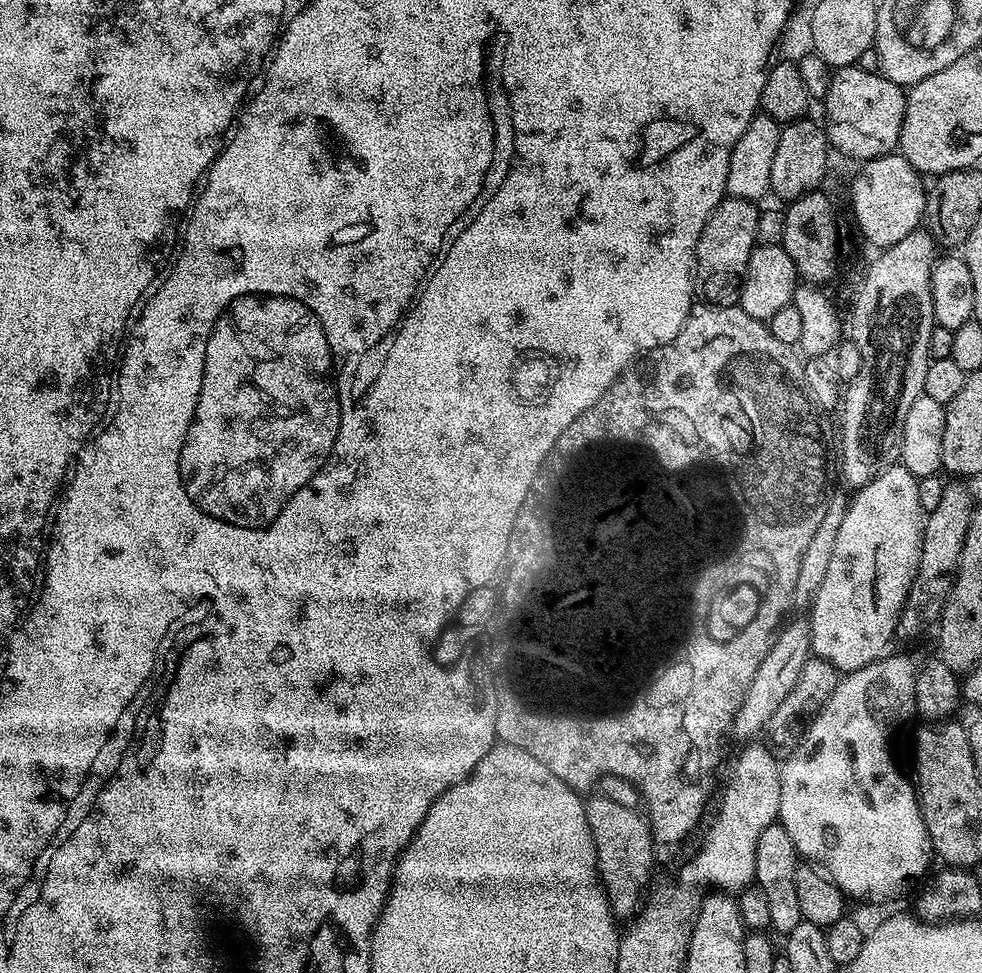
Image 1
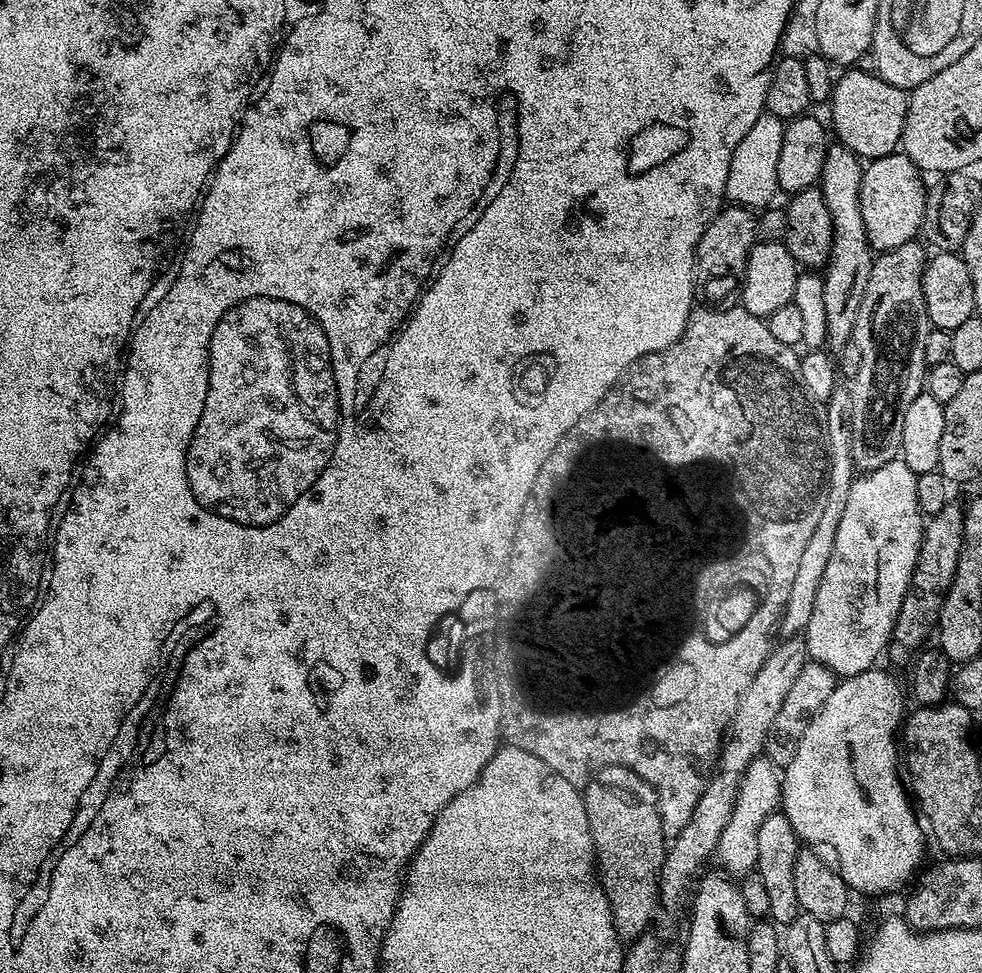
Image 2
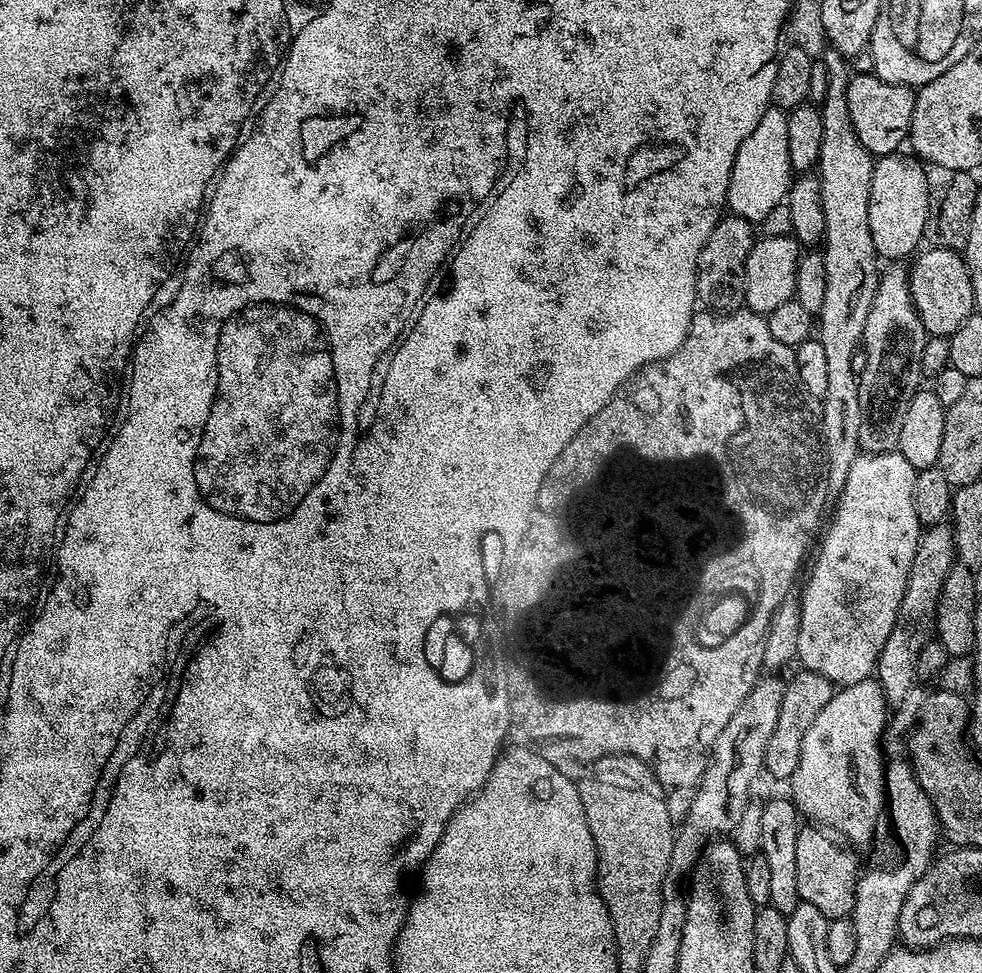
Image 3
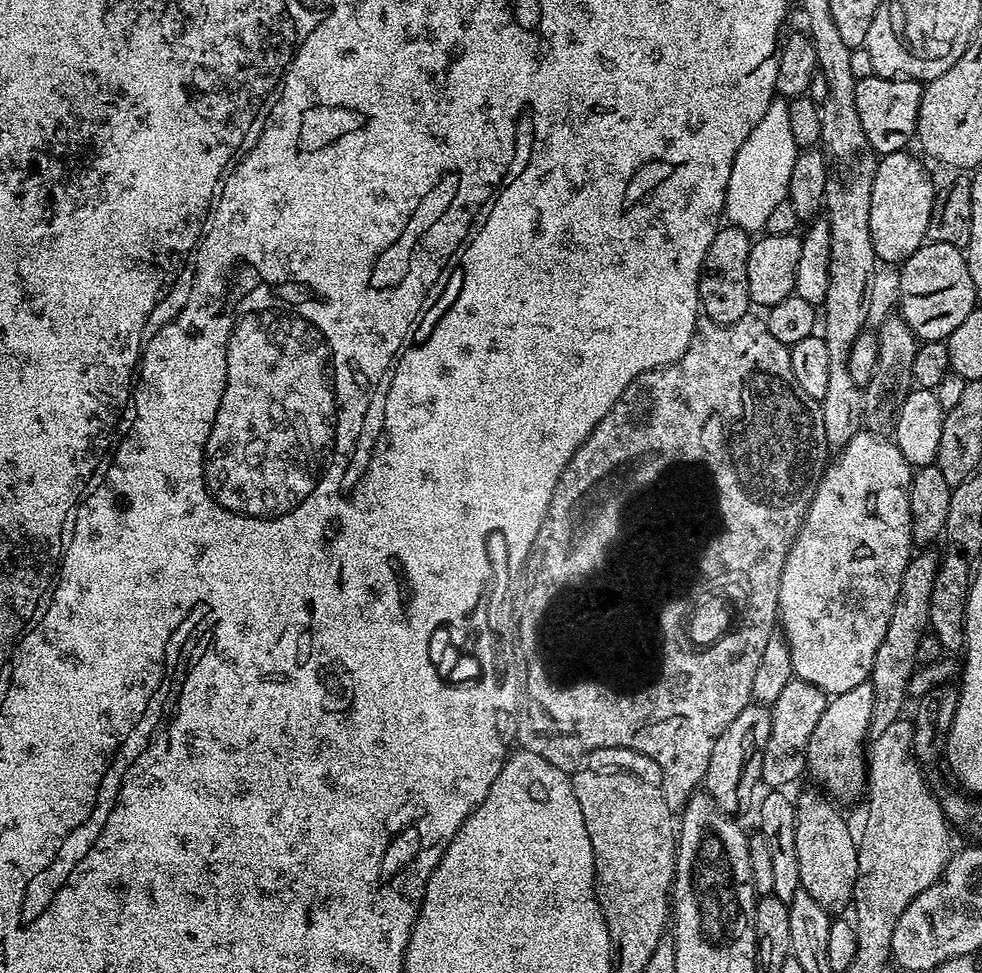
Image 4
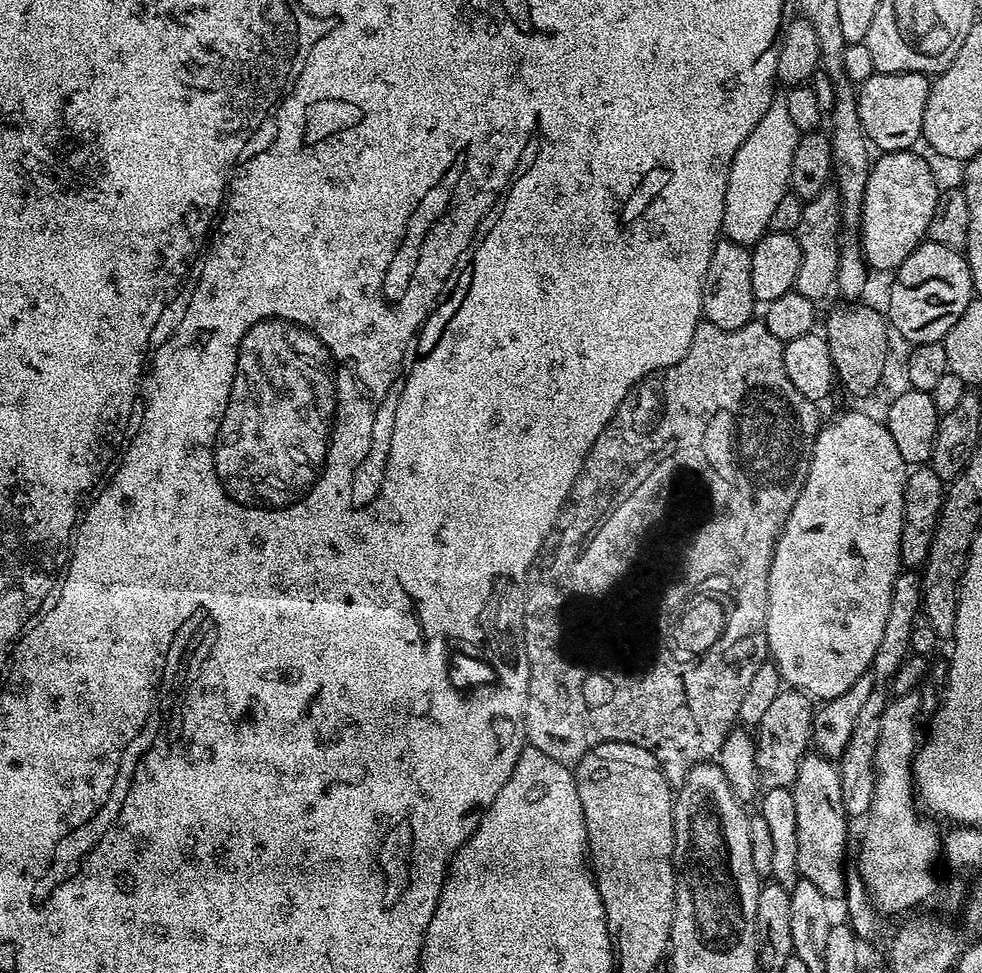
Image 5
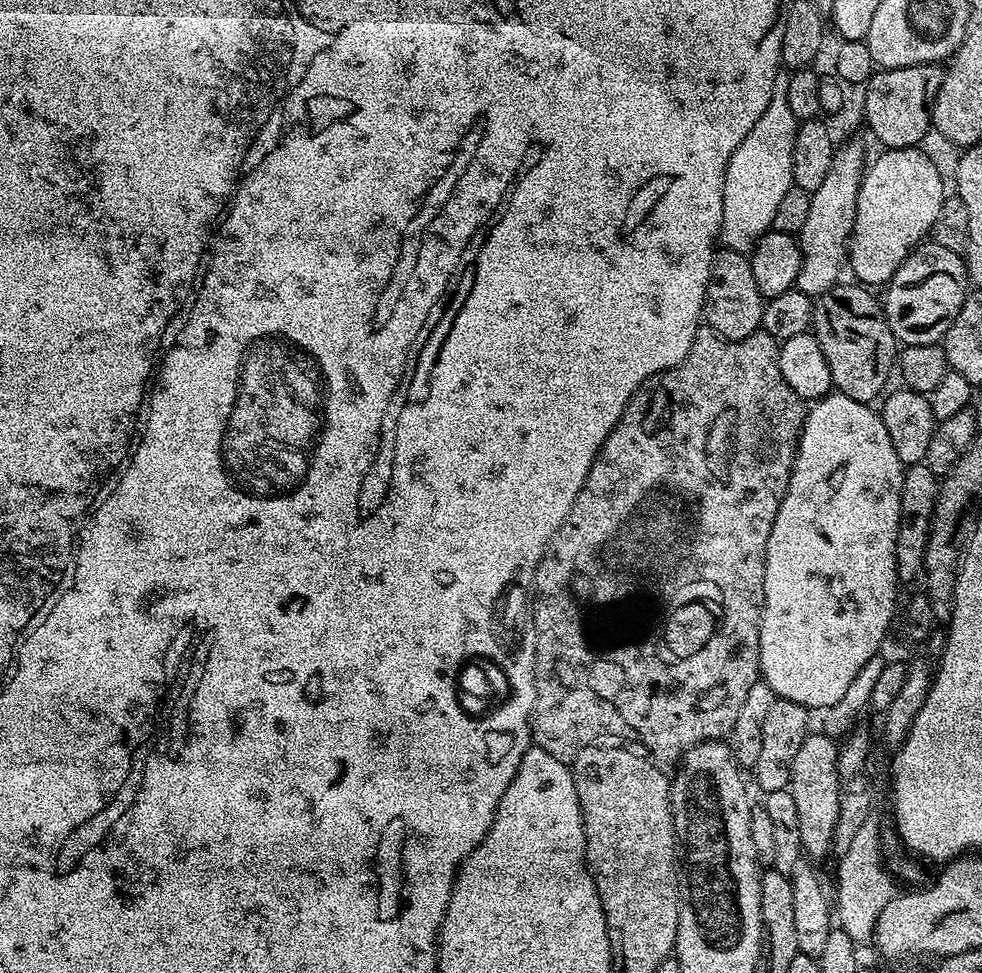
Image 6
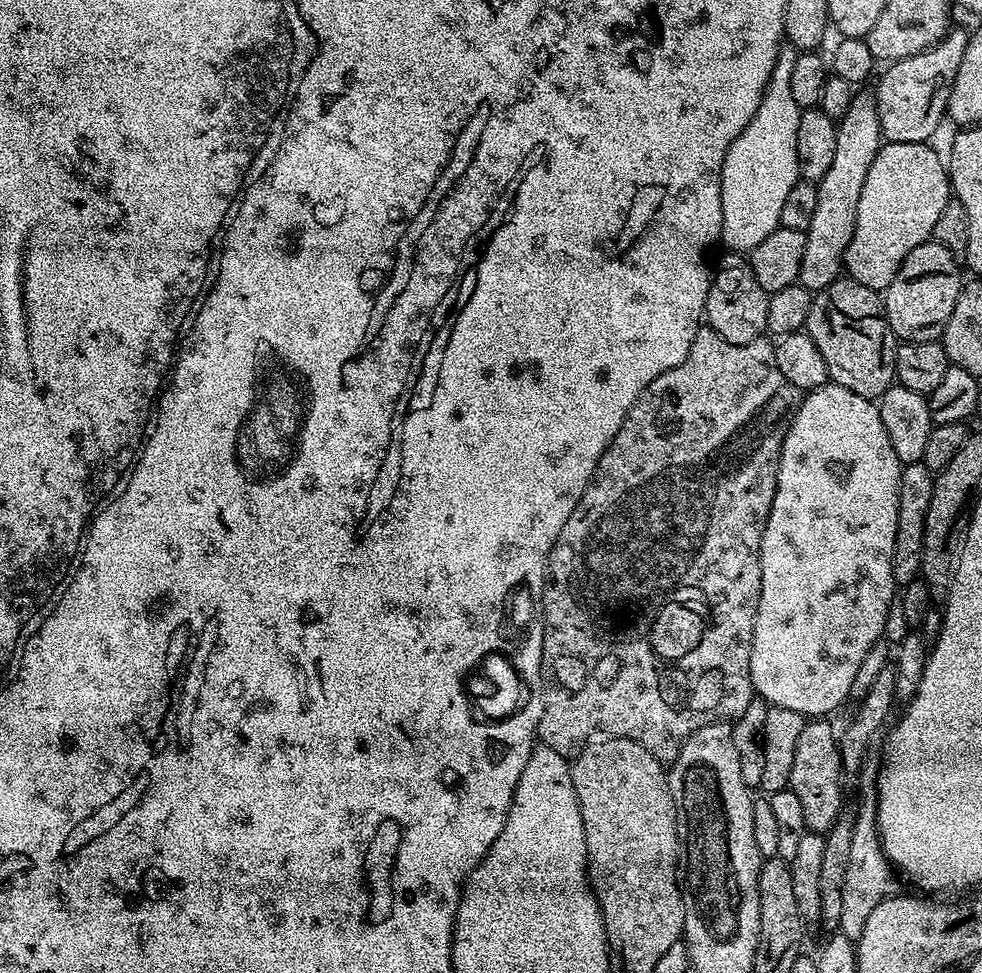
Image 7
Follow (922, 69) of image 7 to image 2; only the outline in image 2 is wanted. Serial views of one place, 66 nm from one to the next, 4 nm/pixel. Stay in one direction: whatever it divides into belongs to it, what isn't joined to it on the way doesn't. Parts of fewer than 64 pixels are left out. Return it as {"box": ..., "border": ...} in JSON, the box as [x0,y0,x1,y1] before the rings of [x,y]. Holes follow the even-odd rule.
{"box":[830,66,909,161],"border":[[[859,66],[845,72],[848,73],[841,80],[839,77],[832,86],[830,128],[835,139],[865,161],[893,155],[904,139],[909,93],[888,84],[875,72],[863,72]]]}

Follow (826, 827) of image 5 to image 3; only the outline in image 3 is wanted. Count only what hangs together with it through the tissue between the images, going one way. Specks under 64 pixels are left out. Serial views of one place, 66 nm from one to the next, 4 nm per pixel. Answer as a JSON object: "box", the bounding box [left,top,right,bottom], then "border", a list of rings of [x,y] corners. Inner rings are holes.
{"box":[798,826,858,920],"border":[[[804,826],[798,834],[798,894],[801,901],[815,906],[827,920],[851,917],[856,901],[858,867],[856,856],[847,847],[839,848],[823,827]]]}

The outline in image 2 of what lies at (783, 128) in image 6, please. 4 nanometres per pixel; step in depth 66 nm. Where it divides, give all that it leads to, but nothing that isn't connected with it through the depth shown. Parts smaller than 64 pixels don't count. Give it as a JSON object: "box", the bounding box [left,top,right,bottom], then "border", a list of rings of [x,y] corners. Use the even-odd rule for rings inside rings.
{"box":[725,110,785,210],"border":[[[765,110],[750,126],[746,138],[738,142],[730,158],[730,174],[726,178],[725,197],[733,205],[749,210],[763,210],[773,203],[778,196],[778,162],[782,158],[782,138],[785,121],[779,120],[773,112]]]}

